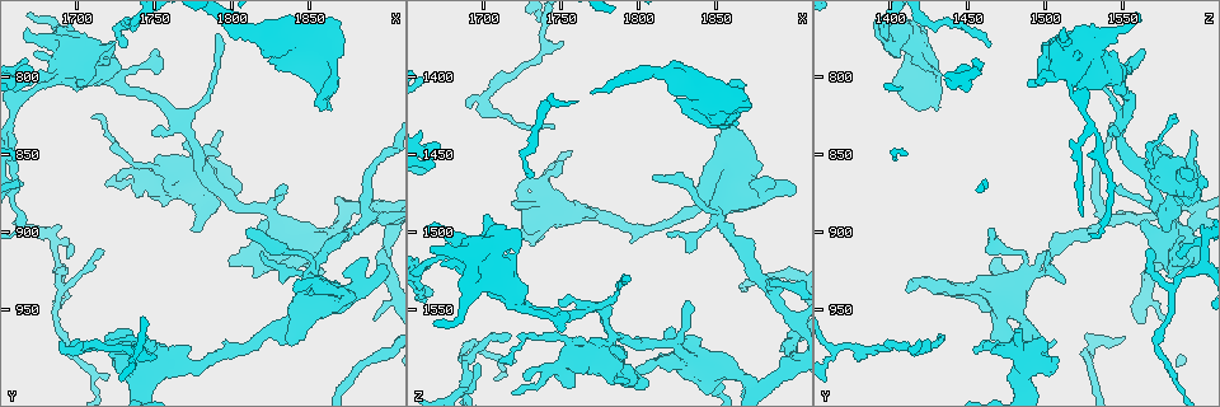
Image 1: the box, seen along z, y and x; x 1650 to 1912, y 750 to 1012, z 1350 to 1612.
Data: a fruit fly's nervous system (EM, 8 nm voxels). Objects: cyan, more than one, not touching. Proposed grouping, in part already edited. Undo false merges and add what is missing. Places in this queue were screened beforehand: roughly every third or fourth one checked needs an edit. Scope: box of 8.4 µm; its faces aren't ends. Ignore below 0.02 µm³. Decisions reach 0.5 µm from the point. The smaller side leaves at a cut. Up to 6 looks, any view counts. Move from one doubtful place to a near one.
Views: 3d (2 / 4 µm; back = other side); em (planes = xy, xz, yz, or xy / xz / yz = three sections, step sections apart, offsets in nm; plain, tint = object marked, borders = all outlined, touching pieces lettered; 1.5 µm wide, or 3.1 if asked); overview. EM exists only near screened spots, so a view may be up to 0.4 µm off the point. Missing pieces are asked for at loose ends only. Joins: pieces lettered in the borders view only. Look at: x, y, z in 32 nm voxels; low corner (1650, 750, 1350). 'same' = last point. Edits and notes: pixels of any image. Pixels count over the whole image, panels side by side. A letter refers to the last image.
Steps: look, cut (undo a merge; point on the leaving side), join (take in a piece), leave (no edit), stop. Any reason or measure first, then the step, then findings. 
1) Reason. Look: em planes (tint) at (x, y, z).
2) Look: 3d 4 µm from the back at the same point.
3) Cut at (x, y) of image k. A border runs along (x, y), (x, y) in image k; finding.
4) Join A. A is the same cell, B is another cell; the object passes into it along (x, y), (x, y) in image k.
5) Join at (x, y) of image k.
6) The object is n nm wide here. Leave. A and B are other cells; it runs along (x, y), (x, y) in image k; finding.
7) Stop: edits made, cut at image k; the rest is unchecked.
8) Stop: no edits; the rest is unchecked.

Free end. Look: 3d 4 µm at (1694, 916, 1590).

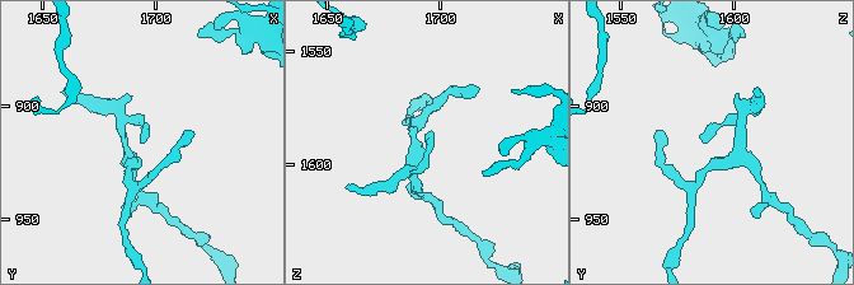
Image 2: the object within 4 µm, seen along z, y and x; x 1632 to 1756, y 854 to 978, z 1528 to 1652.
Look: em planes (borders) at (1692, 915, 1587).

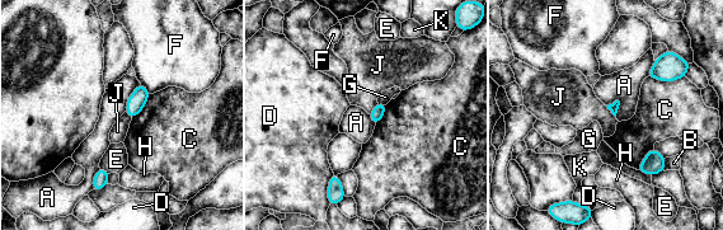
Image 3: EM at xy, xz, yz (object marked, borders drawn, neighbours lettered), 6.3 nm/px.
Leave. A, B, C, D, E, F, G, H, J and K are other cells; a border runs along (140, 83), (128, 98), (125, 111) in image 3; no lettered piece goes on from it.

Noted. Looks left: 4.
Calibre changes. Look: em planes (borders) at (1750, 870, 1588).

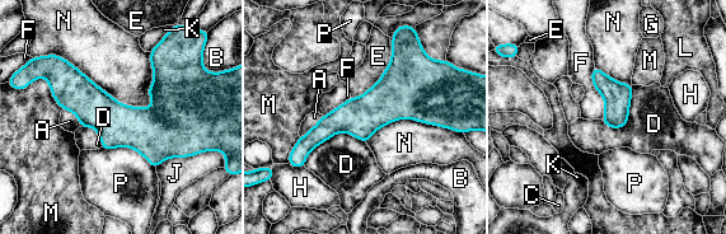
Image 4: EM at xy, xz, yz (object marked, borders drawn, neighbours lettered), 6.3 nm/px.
Leave. A, B, C, D, E, F, G, H, J, K, L, M, N and P are other cells; it runs along (441, 111), (374, 108), (296, 149) in image 4; continuous, no second neuron.

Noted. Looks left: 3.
An open end. Look: em yz step 8 (plain) at (1840, 936, 1410).

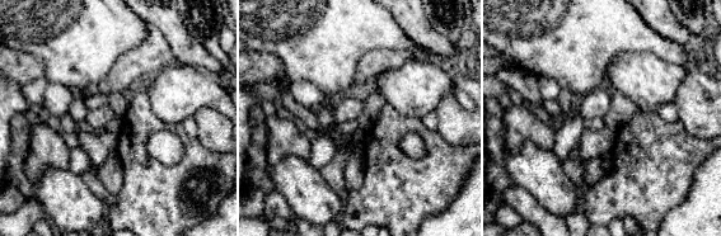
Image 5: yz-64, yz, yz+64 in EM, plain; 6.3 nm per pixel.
Look: em yz step 8 (borders) at the same point.

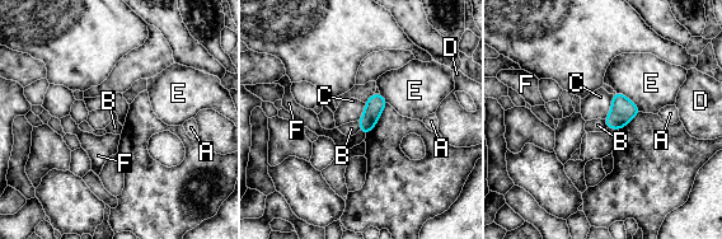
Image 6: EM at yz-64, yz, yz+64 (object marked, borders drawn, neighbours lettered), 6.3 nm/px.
Leave. A, B, C, D, E and F are other cells; a border runs along (613, 94), (610, 112), (604, 118) in image 6; none of them fits.

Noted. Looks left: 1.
Stop: no edits; the rest is unchecked.

